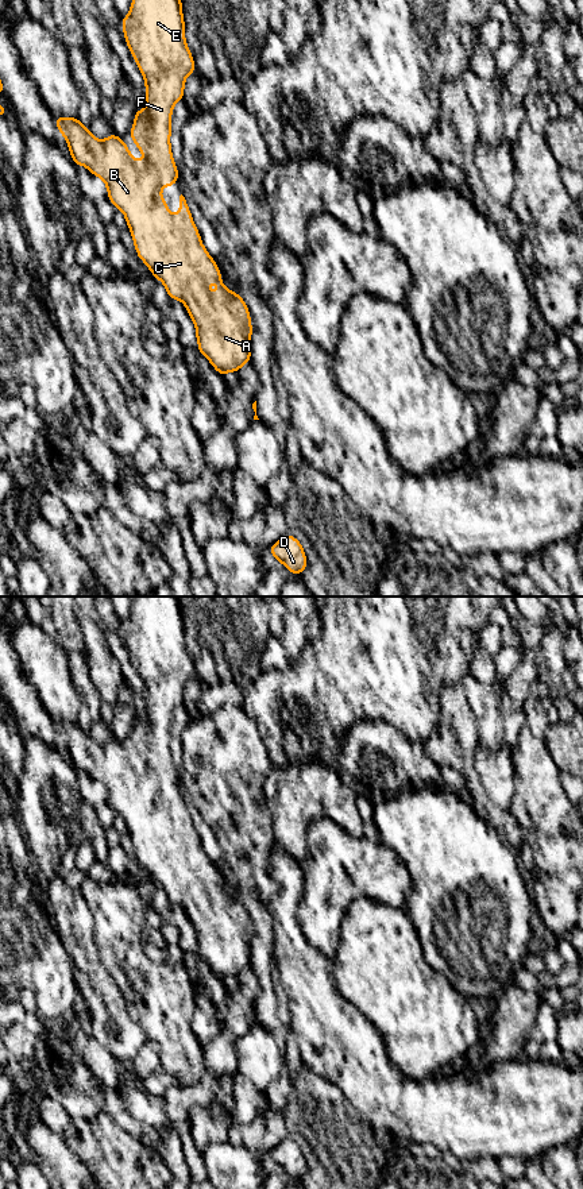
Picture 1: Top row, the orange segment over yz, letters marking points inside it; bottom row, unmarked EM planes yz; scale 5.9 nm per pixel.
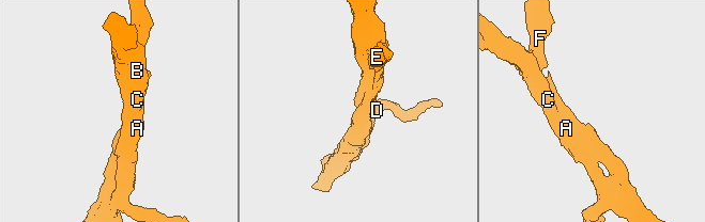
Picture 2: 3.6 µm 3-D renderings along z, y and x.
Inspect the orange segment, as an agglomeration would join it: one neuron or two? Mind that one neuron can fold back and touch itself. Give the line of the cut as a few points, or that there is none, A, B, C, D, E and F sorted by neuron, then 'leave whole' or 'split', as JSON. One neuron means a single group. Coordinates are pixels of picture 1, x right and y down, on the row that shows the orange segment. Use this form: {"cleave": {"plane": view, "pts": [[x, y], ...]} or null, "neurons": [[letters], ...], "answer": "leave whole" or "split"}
{"cleave": null, "neurons": [["A", "B", "C", "D", "E", "F"]], "answer": "leave whole"}

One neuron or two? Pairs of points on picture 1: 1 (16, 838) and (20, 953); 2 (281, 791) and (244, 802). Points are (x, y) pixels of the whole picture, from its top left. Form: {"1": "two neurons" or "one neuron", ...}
{"1": "one neuron", "2": "two neurons"}

